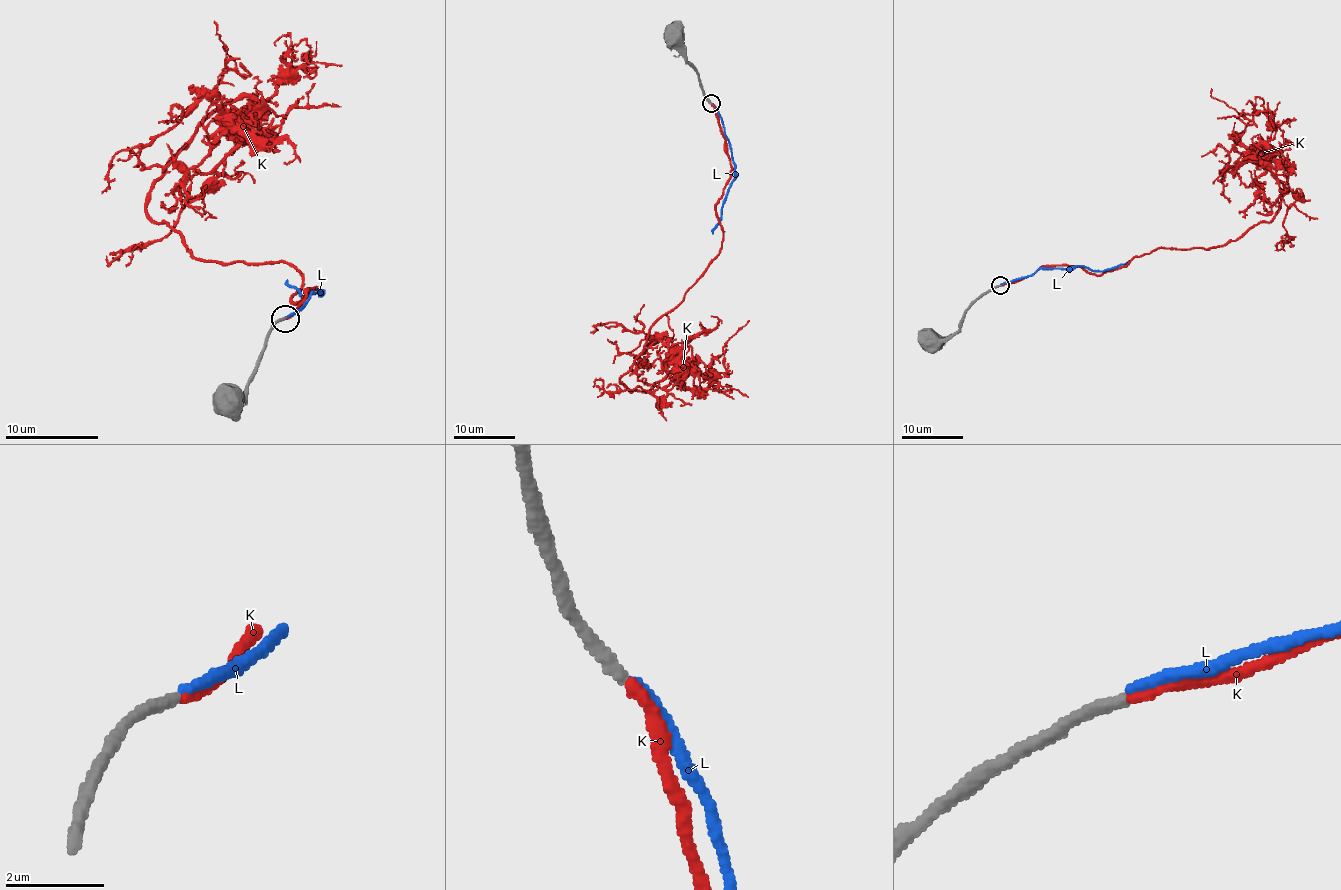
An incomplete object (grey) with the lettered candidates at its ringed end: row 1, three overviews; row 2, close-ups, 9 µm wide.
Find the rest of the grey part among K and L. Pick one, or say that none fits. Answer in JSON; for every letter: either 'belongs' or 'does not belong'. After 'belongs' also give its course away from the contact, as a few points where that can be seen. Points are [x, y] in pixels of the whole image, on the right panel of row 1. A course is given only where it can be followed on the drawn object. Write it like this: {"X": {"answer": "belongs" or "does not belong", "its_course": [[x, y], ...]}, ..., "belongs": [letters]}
{"K": {"answer": "belongs", "its_course": [[1001, 286], [1062, 266], [1100, 275], [1267, 223], [1287, 191], [1287, 165], [1267, 145], [1295, 200], [1284, 244]]}, "L": {"answer": "does not belong"}, "belongs": ["K"]}

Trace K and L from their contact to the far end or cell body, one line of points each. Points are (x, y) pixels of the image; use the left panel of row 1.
K: (284, 319), (314, 289), (296, 303), (286, 261), (196, 259), (147, 212), (226, 106), (217, 178), (106, 256)
L: (284, 317), (300, 307), (312, 294), (319, 294), (317, 289), (307, 296), (300, 294), (286, 280)

